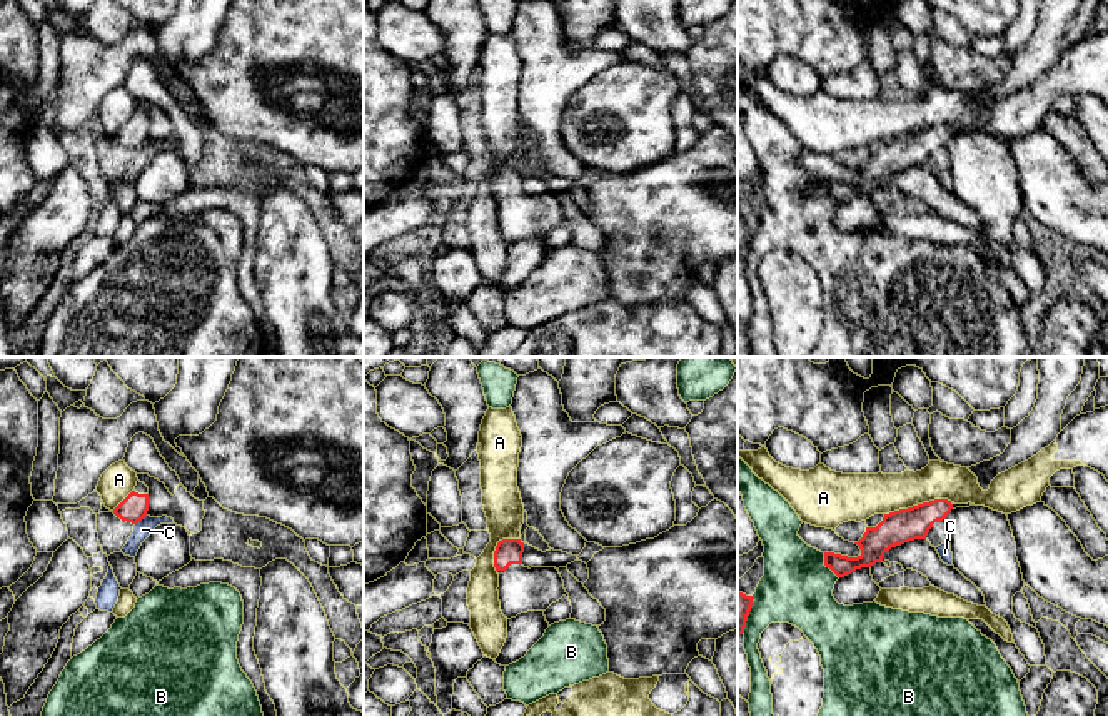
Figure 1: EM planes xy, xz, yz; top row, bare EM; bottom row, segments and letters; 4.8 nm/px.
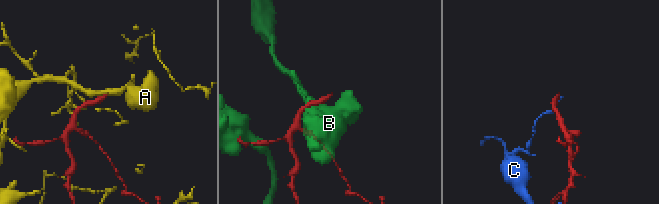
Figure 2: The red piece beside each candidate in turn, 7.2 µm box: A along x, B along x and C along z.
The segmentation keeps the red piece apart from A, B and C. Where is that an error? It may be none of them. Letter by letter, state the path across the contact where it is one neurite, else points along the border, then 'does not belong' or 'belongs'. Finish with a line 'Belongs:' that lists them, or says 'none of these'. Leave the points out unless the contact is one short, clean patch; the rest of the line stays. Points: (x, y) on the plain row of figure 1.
A: does not belong
B: does not belong
C: border along xy (146, 141), (135, 151); does not belong
Belongs: none of these

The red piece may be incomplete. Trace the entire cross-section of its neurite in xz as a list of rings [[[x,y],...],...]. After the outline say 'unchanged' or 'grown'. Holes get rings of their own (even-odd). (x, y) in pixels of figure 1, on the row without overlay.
[[[502,165],[494,177],[501,237],[507,245],[527,237],[546,237],[567,220],[556,194],[524,194],[522,179],[521,165]]]; grown

